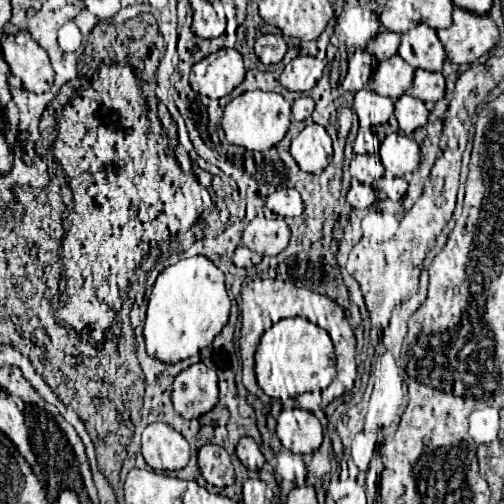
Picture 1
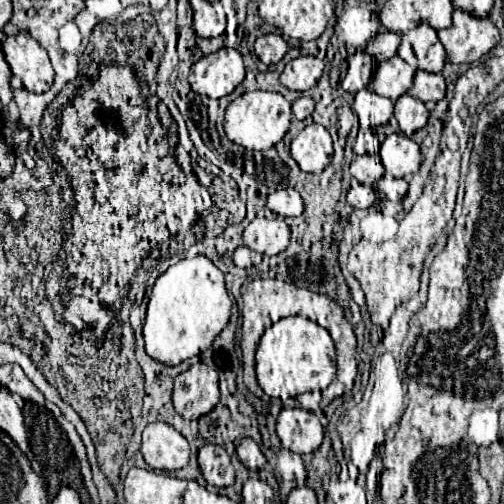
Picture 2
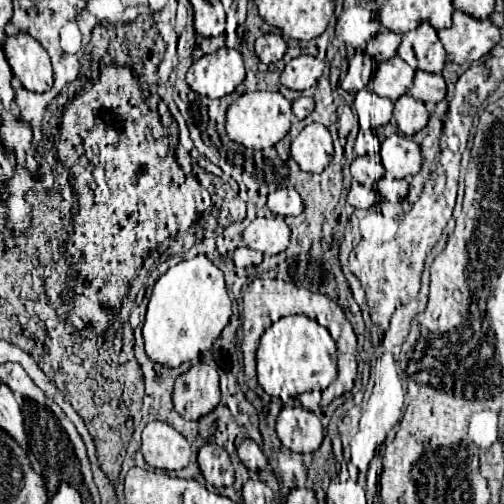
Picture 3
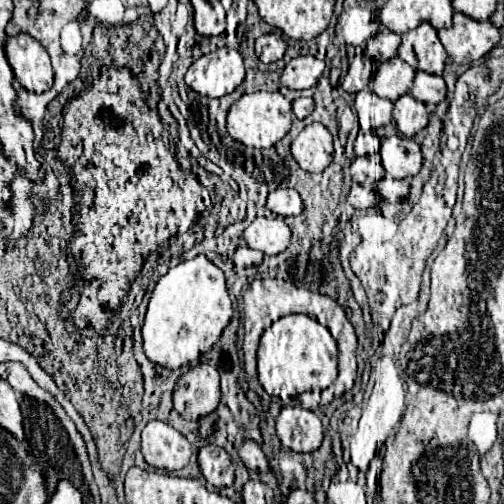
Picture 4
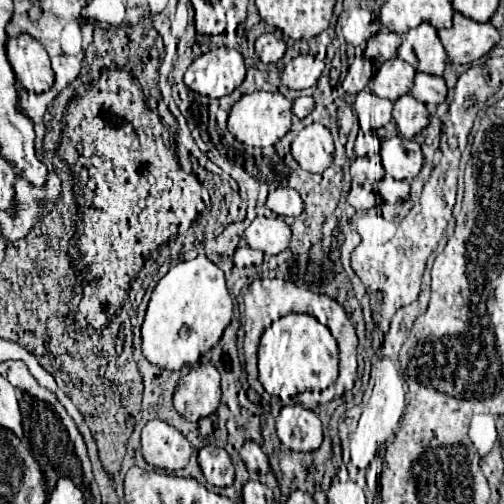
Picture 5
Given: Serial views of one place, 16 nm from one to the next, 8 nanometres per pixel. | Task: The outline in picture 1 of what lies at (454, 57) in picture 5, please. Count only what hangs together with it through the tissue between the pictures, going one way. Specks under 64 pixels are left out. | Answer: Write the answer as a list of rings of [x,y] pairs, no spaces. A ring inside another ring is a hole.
[[[454,6],[454,22],[450,28],[438,30],[438,38],[454,64],[470,64],[484,56],[500,40],[494,20],[486,14],[474,14]]]

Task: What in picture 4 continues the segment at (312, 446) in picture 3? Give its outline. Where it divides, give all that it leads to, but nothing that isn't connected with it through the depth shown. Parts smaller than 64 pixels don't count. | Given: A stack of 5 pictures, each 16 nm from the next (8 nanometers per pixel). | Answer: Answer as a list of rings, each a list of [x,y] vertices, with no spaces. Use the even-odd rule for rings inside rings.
[[[302,406],[282,408],[276,418],[276,432],[280,442],[292,452],[314,452],[322,444],[320,418]]]

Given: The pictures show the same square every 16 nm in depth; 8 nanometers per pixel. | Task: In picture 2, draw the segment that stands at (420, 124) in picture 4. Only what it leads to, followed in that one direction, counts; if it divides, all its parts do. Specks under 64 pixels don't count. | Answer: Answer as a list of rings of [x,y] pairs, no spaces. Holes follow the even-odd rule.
[[[404,94],[404,96],[400,96],[396,100],[396,104],[394,104],[394,116],[398,120],[400,130],[406,136],[414,134],[416,130],[420,130],[422,126],[426,126],[426,122],[428,122],[428,110],[426,110],[424,102],[412,98],[410,94]]]

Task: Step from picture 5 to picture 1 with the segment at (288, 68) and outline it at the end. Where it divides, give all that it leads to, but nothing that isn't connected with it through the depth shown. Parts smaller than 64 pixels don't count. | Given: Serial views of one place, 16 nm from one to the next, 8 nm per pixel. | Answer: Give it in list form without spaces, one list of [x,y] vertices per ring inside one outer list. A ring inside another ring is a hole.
[[[298,56],[284,66],[280,74],[280,84],[290,92],[308,92],[322,78],[324,62],[314,56]]]

